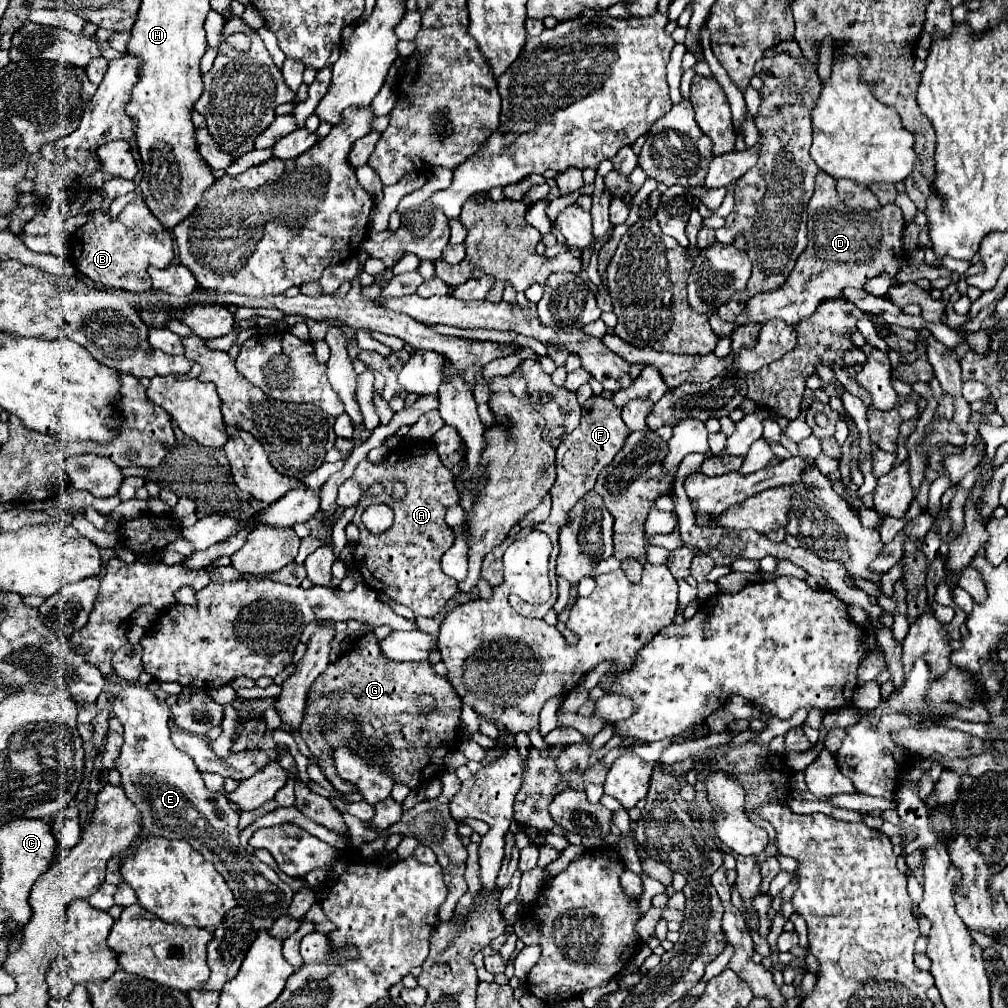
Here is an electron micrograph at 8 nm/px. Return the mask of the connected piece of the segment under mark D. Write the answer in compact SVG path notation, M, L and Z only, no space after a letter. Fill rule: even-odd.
M819 171L815 181L815 193L807 207L809 243L799 255L795 269L787 281L771 293L759 293L749 299L747 315L755 323L769 319L783 319L787 325L797 327L801 319L807 319L815 309L835 297L843 297L845 287L865 289L865 283L881 273L891 275L897 285L897 273L901 267L901 209L891 203L875 211L857 211L843 205L835 193L835 179Z

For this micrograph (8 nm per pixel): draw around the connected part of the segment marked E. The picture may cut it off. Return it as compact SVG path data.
M127 685L113 701L111 709L123 725L123 747L115 759L115 769L121 773L121 783L127 797L143 813L143 827L149 835L163 835L167 839L183 839L197 849L215 869L225 877L233 891L237 905L261 919L277 919L287 915L295 891L283 883L277 873L247 853L235 847L235 833L239 833L239 815L231 809L225 793L211 793L201 779L191 757L173 747L169 739L169 707L163 705L147 687Z

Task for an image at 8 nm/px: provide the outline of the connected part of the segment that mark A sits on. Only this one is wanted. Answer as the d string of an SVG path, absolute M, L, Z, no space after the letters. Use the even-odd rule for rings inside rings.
M423 443L423 447L413 445L409 449L401 449L399 445L391 449L379 465L365 459L357 465L353 477L359 481L361 489L367 489L375 481L385 487L383 495L369 497L357 505L353 523L359 527L361 539L353 553L355 567L363 575L365 583L375 591L389 595L393 601L409 607L415 615L435 617L459 591L457 581L441 571L441 555L453 545L453 529L447 527L445 513L449 507L459 505L459 493L451 489L453 473L439 461L437 453L427 449ZM395 481L401 481L407 487L407 495L403 499L393 497ZM373 503L385 503L395 511L395 523L383 535L371 535L361 523L361 513Z

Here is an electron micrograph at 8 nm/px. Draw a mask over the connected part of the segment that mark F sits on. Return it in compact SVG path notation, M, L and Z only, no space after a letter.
M591 397L591 399L587 399L587 401L585 401L585 403L583 403L583 405L581 405L581 409L583 409L583 417L581 417L581 425L579 425L579 427L577 427L577 429L575 429L575 431L573 431L573 433L569 433L569 435L567 435L567 437L565 437L565 439L563 439L563 441L561 441L561 443L559 443L559 447L557 447L557 479L555 479L555 483L553 483L553 487L551 487L551 499L553 499L553 509L551 509L551 515L549 515L549 519L545 519L545 521L543 521L543 523L539 523L539 525L537 525L537 529L539 529L539 531L543 531L543 533L547 533L547 535L549 535L549 537L551 537L551 541L553 541L553 553L551 553L550 558L549 558L549 569L555 569L555 579L553 579L553 573L551 573L551 571L549 571L549 578L551 581L551 595L553 595L553 587L555 587L555 589L557 589L557 597L558 597L558 585L557 585L557 580L556 580L556 560L559 555L559 531L561 531L561 527L563 527L563 525L565 525L565 523L567 523L567 521L569 521L569 511L571 511L571 509L573 509L573 507L575 507L575 503L577 503L577 501L579 501L579 499L583 499L583 497L585 497L585 493L589 493L589 491L591 491L591 489L593 489L593 485L595 485L595 481L597 481L597 475L599 475L599 473L601 473L601 469L605 469L605 467L607 467L607 465L609 465L609 463L611 463L611 461L613 461L613 457L615 457L615 455L617 455L617 453L619 453L619 451L621 451L621 449L623 449L623 445L625 445L625 439L627 439L627 435L629 435L629 433L627 433L627 427L625 427L625 425L623 425L623 419L621 419L621 417L619 417L619 413L621 413L621 409L617 409L617 407L615 407L615 405L611 405L611 401L609 401L609 399L603 399L603 397Z

